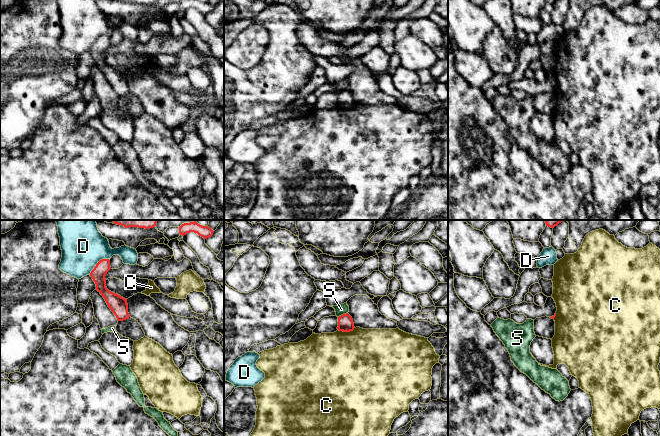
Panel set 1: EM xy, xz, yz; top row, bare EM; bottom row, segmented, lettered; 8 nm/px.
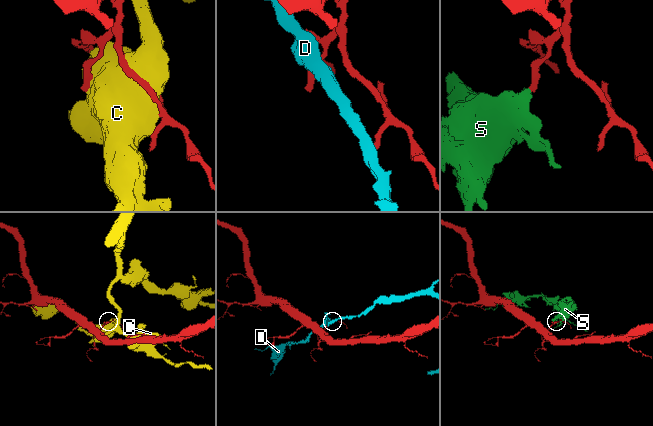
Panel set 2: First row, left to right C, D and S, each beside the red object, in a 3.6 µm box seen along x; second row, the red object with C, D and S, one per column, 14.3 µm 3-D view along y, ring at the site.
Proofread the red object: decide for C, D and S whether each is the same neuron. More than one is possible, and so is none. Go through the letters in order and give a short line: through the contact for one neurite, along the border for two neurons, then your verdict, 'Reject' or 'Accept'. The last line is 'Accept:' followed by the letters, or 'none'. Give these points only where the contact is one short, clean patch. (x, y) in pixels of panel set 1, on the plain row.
C: Reject
D: Line: xy (109, 35), (101, 35), (89, 50). Reject
S: Line: xz (347, 88), (338, 93). Reject
Accept: none

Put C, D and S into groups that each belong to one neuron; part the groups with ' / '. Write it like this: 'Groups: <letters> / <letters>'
Groups: C / D / S

